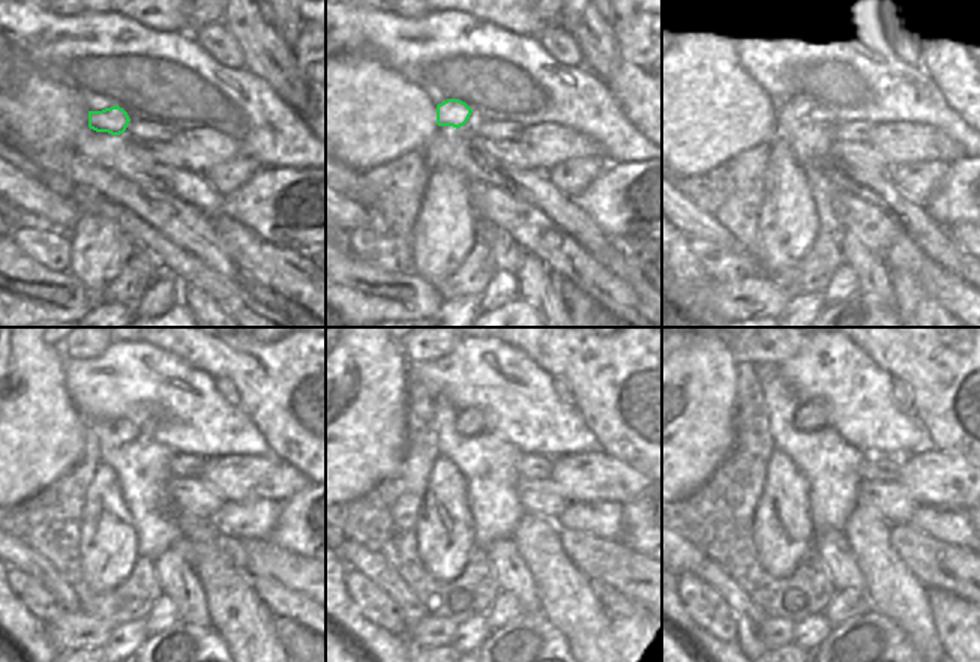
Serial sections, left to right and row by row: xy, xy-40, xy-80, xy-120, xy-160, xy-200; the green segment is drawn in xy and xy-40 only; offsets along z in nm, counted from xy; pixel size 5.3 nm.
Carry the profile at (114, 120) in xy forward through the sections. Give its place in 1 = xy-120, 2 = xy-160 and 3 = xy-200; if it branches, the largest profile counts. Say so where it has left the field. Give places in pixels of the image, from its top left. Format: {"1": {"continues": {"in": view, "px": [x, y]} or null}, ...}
{"1": {"continues": {"in": "xy-120", "px": [126, 431]}}, "2": {"continues": {"in": "xy-160", "px": [470, 422]}}, "3": {"continues": {"in": "xy-200", "px": [814, 415]}}}

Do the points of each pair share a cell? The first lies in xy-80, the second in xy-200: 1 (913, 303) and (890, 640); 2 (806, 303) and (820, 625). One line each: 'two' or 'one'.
1: two
2: one

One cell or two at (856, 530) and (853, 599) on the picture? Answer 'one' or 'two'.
two

